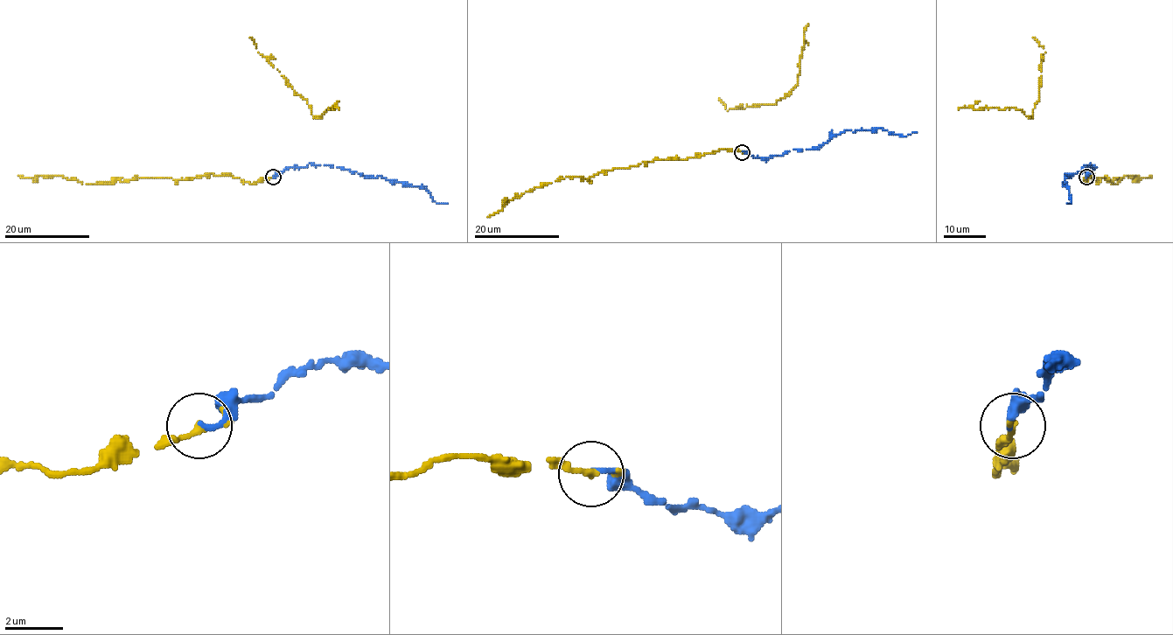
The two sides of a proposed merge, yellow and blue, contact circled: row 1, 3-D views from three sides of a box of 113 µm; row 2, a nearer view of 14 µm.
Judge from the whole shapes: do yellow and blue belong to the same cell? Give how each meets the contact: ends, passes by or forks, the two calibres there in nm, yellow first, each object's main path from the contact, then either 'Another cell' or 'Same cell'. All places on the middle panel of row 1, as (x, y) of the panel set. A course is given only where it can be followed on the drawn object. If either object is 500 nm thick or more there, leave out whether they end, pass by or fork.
At the ring yellow passes by. At the ring blue ends. Thickness 170 nm (yellow) against 180 nm. Course of yellow: (742, 151), (720, 150), (682, 160), (654, 159), (588, 178), (560, 177), (513, 198), (488, 218). Course of blue: (742, 151), (761, 158), (792, 150), (816, 149), (848, 129), (880, 129), (904, 136), (916, 132). Same cell

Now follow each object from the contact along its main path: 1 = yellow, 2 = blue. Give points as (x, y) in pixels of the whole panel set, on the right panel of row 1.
1: (1086, 176), (1084, 184), (1095, 174), (1093, 179), (1103, 177), (1113, 180), (1112, 184), (1127, 175), (1152, 176)
2: (1086, 176), (1092, 170), (1089, 163), (1071, 176), (1064, 176), (1063, 185), (1067, 186), (1071, 201), (1067, 203)

